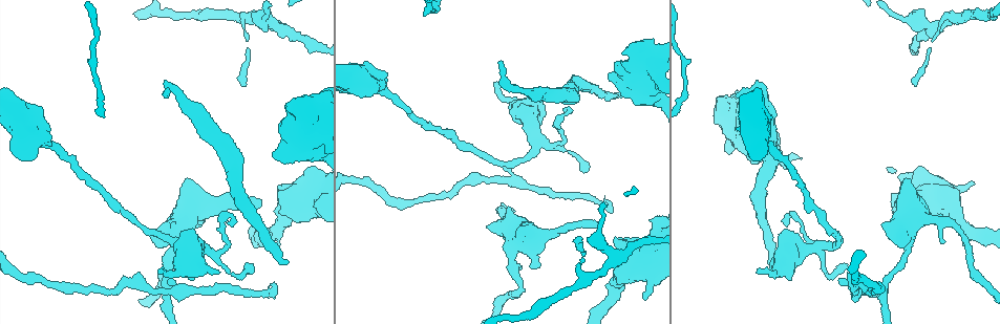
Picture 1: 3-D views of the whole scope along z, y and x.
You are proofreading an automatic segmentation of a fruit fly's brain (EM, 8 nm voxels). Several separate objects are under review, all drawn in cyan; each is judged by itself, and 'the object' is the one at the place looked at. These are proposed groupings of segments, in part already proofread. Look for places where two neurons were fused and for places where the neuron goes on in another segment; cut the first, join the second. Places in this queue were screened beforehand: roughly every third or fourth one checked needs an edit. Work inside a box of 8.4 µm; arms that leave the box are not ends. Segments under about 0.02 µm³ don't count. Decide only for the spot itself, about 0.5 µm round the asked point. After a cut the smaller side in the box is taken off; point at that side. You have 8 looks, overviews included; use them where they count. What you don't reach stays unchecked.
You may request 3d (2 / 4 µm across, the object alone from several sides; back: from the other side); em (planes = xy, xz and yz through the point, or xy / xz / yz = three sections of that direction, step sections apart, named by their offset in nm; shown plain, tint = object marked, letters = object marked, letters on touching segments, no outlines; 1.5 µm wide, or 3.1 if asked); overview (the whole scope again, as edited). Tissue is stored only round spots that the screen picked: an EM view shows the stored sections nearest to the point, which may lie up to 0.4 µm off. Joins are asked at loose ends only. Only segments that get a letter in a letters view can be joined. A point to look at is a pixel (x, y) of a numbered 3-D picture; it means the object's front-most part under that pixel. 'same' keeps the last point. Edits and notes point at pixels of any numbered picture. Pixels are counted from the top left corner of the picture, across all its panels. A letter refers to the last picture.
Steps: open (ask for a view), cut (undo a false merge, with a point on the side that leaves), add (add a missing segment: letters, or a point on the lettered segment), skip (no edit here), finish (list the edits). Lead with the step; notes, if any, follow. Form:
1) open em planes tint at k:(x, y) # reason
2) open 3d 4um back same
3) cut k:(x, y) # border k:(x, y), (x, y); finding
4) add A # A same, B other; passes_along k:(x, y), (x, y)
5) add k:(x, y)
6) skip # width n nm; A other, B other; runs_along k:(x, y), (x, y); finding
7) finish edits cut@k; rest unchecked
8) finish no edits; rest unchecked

open em planes plain at 1:(905, 180)

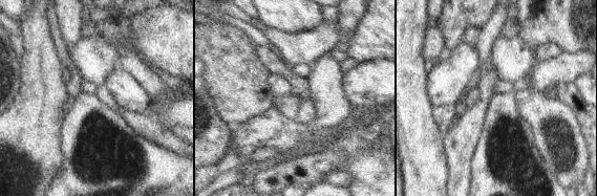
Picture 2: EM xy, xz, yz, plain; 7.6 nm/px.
open em planes letters same # what lies round it

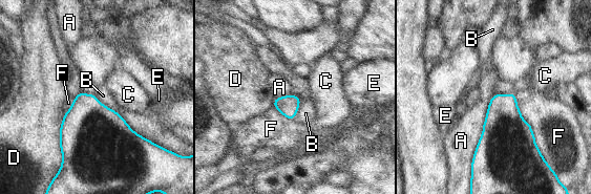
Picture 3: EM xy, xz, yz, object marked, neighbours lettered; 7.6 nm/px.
skip # A other, B other, C other, D other, E other, F other; border 3:(494, 94), (470, 168); none of them fits

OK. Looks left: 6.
open em planes letters at 1:(908, 253) # sudden change in width

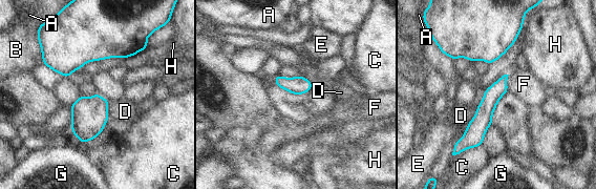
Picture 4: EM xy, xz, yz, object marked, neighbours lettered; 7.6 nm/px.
skip # A other, B other, C other, D other, E other, F other, G other, H other; runs_along 4:(504, 78), (475, 132), (462, 146); one neuron here

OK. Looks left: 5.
open 3d 4um at 1:(622, 277) # calibre changes

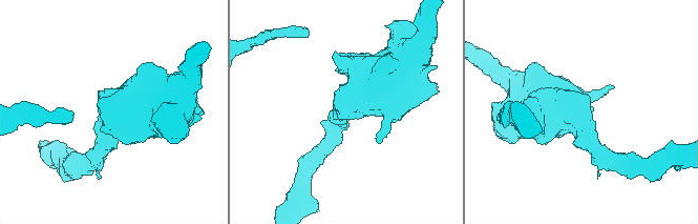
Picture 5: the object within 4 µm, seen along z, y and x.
open em planes letters at 5:(582, 119)

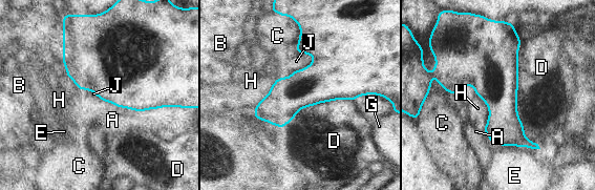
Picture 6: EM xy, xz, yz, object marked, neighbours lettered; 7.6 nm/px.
skip # longest_contact D 800 nm; A other, B other, C other, D other, E other, G other, H other, J other; border 6:(521, 40), (517, 115), (536, 143); continuous, no second neuron

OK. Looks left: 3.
open 3d 4um back at 1:(158, 271) # an open end

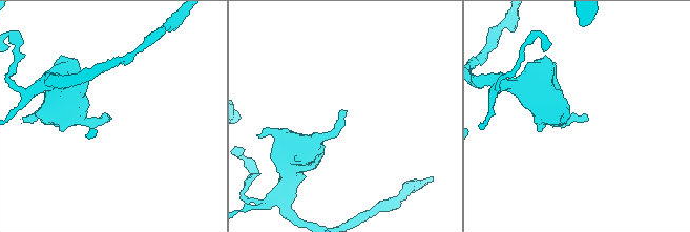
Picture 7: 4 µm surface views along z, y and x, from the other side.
open em planes letters at 7:(346, 111) # now the EM

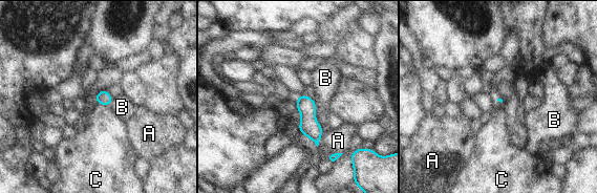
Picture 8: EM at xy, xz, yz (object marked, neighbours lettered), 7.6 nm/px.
skip # longest_contact A 120 nm; A other, B other, C other; border 8:(94, 101), (107, 106); none of them fits

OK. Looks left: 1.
finish no edits; rest unchecked

